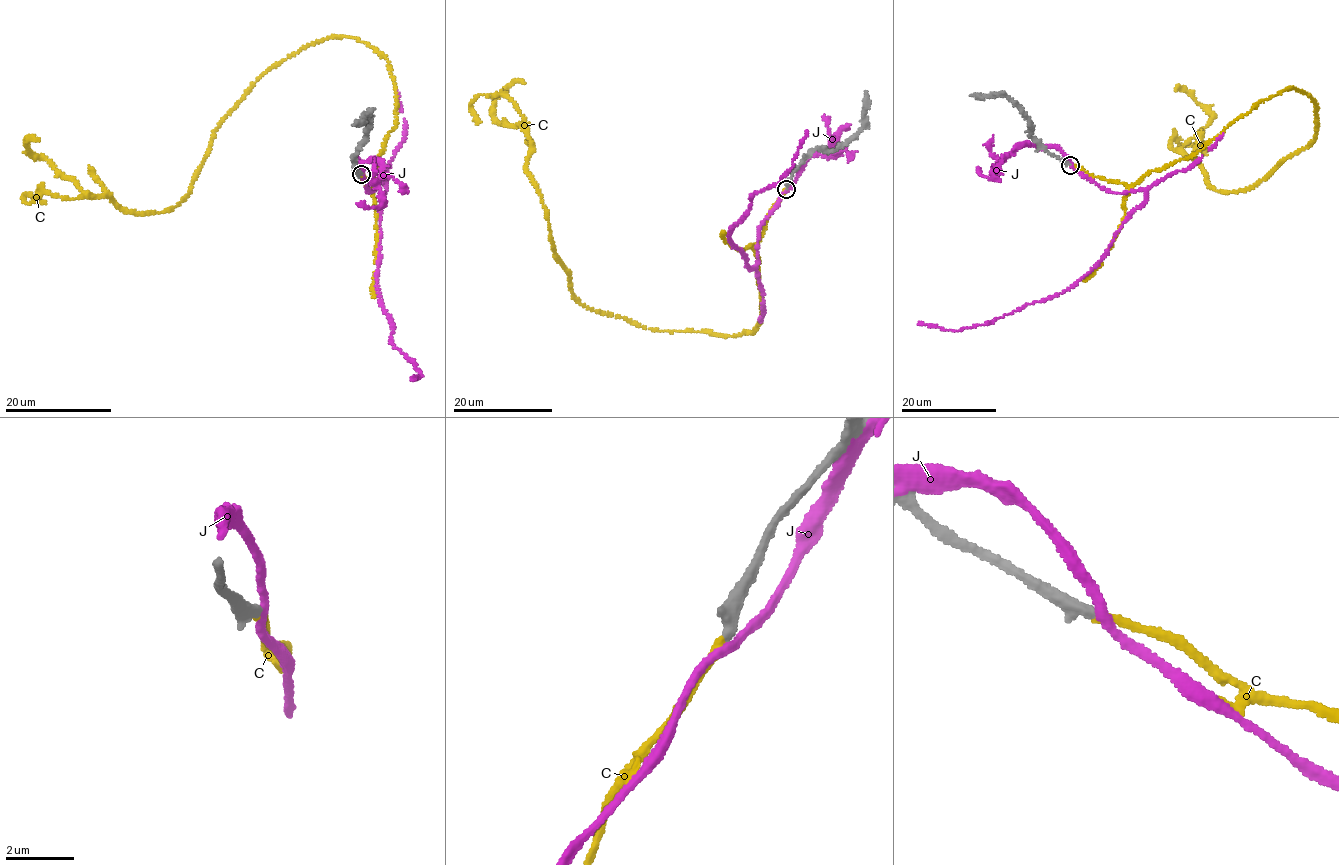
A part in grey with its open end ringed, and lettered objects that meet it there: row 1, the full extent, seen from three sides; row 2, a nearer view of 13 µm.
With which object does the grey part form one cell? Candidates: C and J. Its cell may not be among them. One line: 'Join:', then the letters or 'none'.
Join: C

